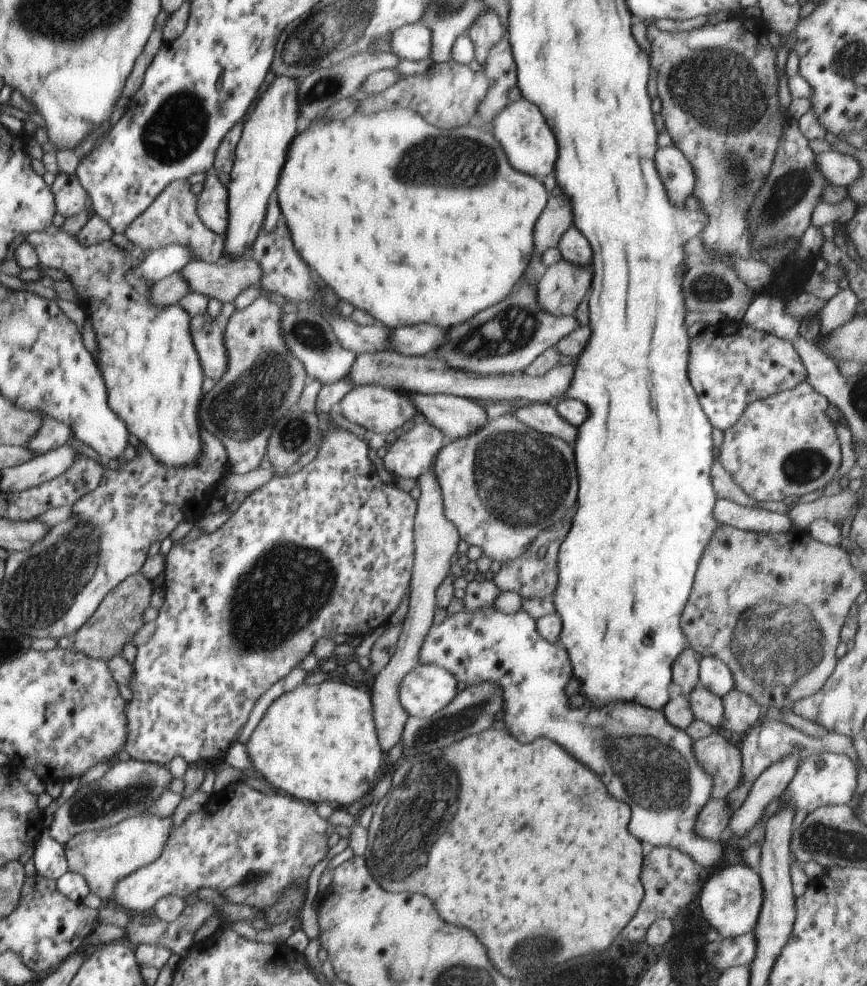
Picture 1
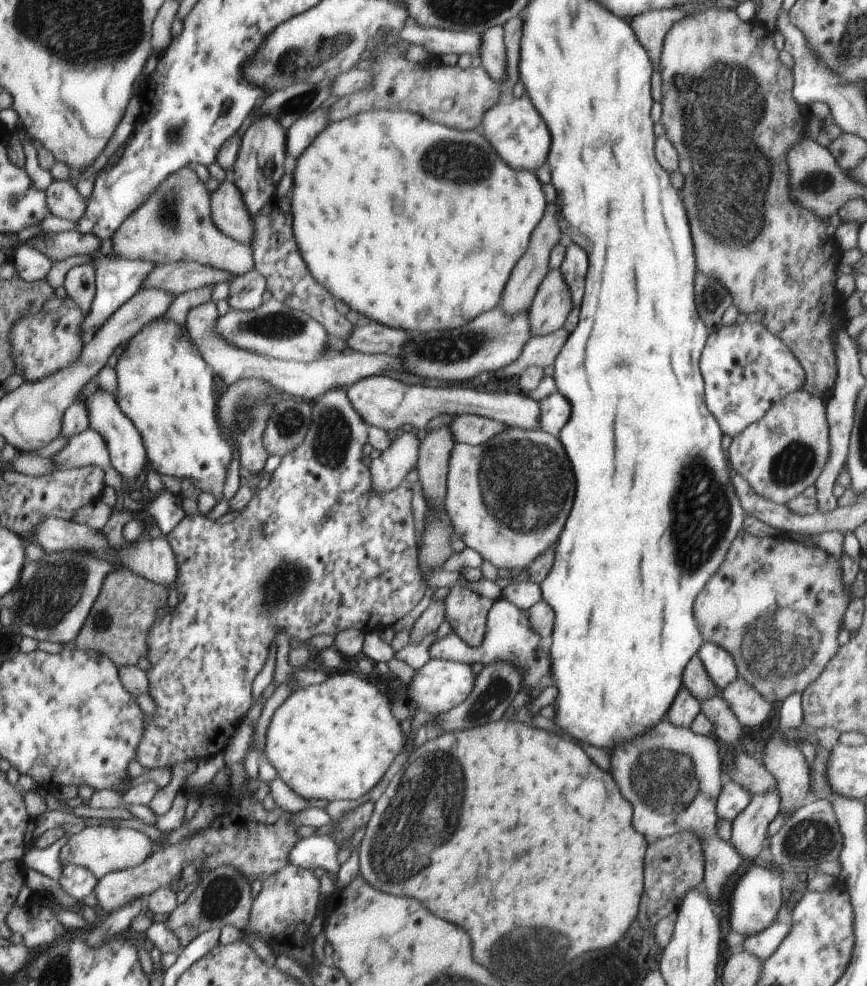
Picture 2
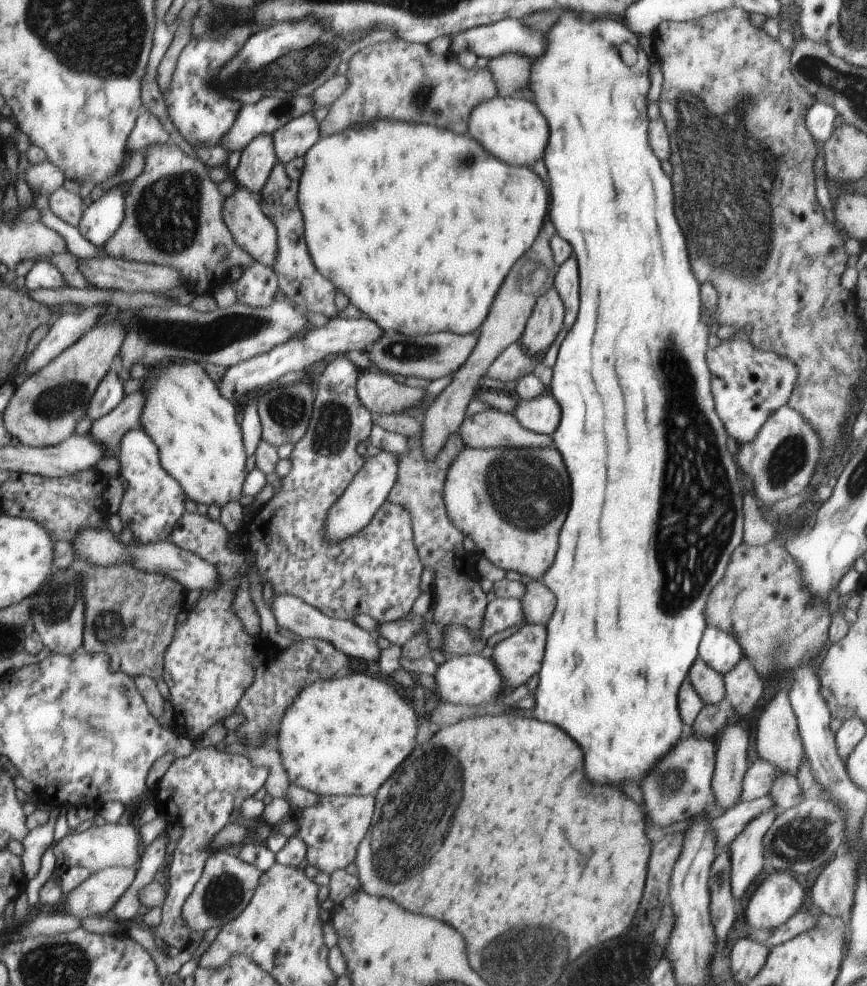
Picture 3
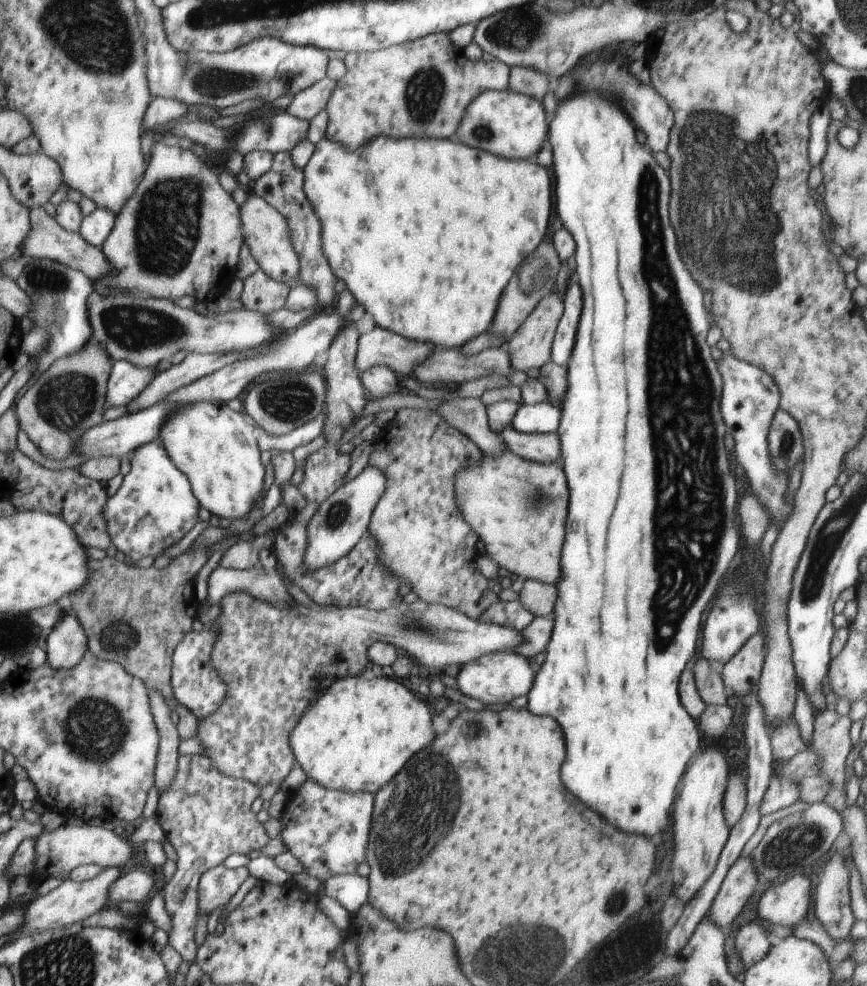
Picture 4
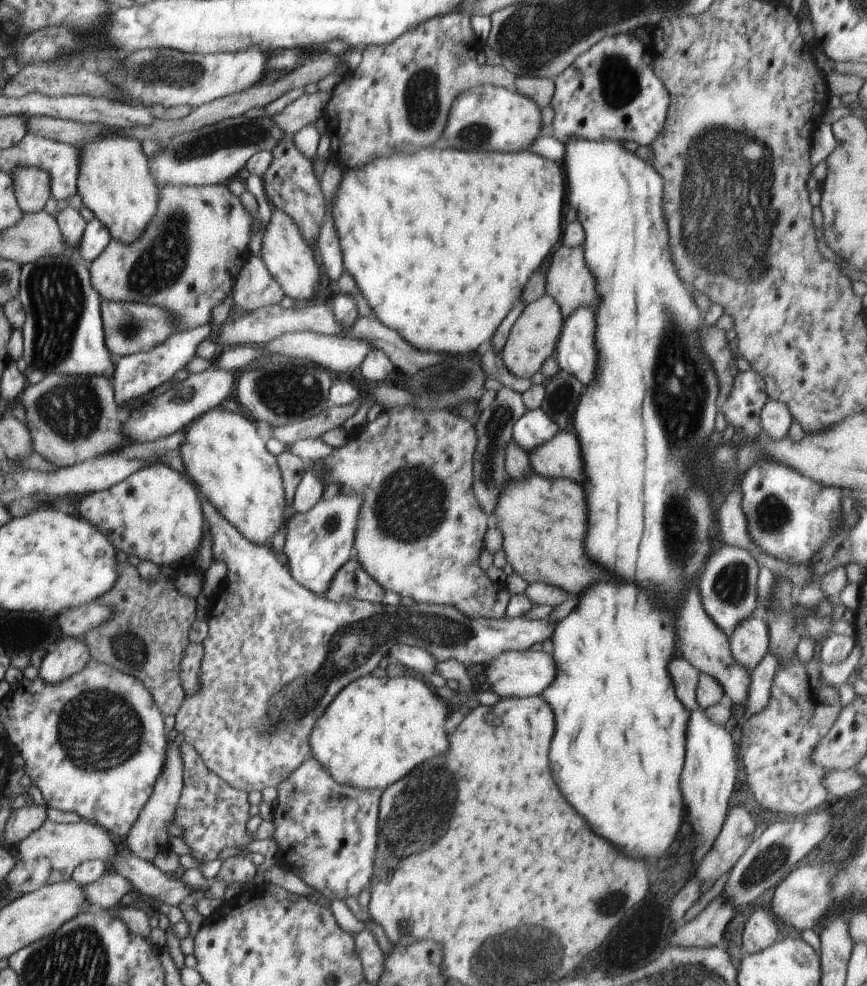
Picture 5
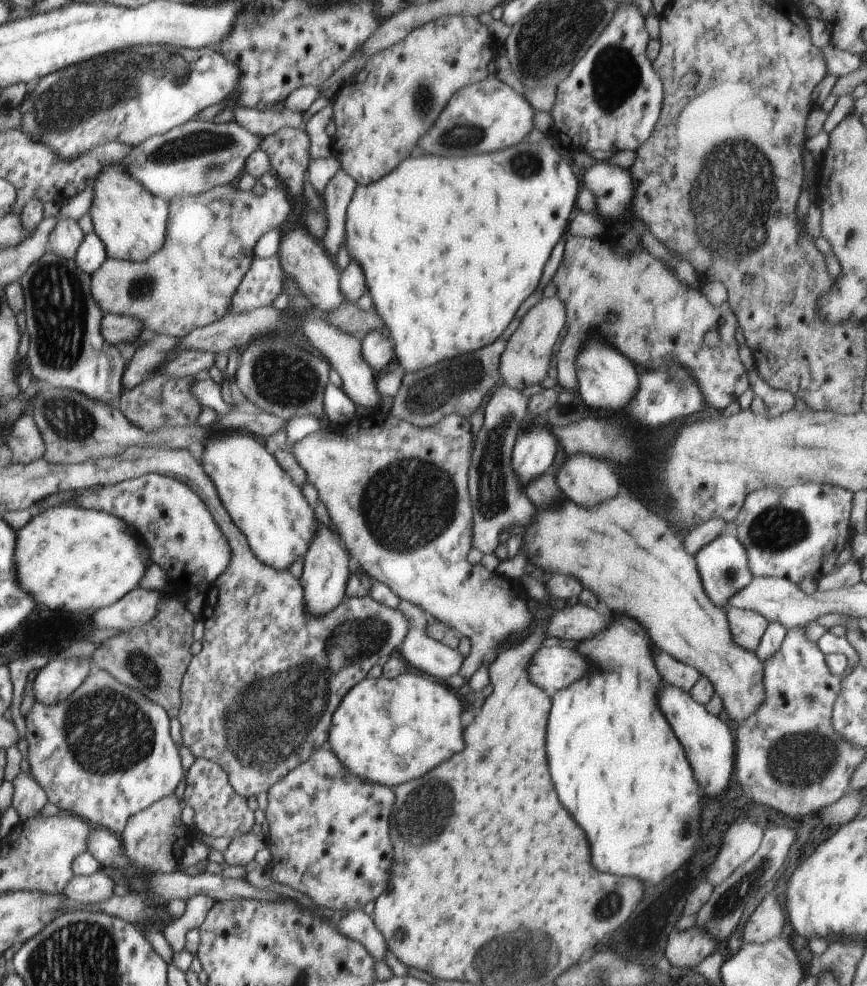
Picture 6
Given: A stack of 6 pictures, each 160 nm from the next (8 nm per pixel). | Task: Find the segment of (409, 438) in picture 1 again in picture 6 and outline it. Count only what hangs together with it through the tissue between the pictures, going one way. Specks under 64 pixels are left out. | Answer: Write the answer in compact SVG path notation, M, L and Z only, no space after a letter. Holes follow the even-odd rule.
M318 523L313 539L303 557L303 572L298 581L301 583L305 596L307 613L319 617L334 610L346 596L345 588L350 576L348 571L350 554L335 528L332 530L328 525Z

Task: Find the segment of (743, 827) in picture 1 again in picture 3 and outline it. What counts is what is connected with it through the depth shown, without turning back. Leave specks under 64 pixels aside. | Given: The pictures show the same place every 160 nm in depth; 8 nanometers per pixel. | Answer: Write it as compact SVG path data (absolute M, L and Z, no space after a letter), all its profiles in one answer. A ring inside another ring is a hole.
M775 808L756 816L728 847L731 856L730 890L737 903L764 868L762 840L776 816Z

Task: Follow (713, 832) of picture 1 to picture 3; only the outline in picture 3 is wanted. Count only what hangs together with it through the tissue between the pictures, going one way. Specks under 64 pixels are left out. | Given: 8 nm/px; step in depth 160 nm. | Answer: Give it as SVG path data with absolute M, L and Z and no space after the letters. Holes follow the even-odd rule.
M758 758L744 776L742 792L740 792L740 802L749 802L768 795L774 780L780 774L786 776L788 772L782 772L774 764L766 762L764 758Z

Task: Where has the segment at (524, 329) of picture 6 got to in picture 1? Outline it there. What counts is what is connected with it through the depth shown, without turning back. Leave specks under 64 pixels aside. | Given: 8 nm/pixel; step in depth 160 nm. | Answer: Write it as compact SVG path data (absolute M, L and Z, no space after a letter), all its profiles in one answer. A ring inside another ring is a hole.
M560 259L551 264L537 285L539 305L556 316L574 315L590 290L592 268Z

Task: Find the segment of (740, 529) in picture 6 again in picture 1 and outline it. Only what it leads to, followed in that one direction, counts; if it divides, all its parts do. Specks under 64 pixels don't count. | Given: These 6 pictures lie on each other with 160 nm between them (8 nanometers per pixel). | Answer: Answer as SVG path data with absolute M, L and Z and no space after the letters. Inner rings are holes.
M743 322L710 325L690 341L688 376L710 424L723 432L736 422L746 406L806 381L807 370L792 342L756 330Z

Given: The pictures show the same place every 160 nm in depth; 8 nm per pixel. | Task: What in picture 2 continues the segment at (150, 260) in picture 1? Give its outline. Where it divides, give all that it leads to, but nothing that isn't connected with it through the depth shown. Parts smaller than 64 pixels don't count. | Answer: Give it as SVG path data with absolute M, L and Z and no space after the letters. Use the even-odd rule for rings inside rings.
M103 246L94 254L95 264L95 287L96 292L89 308L89 313L84 316L81 324L81 336L87 339L115 313L129 298L132 298L140 289L143 288L145 278L149 275L155 266L152 261L147 260L108 260L108 247Z

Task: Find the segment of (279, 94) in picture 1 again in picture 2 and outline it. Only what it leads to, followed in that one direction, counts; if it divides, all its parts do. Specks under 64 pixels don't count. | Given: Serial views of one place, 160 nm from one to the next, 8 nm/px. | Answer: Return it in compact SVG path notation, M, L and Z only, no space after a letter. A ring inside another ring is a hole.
M262 115L253 120L241 138L241 146L230 173L233 183L239 188L244 204L252 218L274 198L277 184L284 174L284 158L287 155L287 131L273 116Z

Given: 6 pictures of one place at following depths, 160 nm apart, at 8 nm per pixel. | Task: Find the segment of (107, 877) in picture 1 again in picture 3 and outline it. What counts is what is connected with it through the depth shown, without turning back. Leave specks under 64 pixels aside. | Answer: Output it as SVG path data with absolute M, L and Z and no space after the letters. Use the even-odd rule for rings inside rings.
M106 823L92 825L83 833L69 833L54 848L55 866L61 873L70 867L84 867L91 873L97 873L106 867L132 867L139 860L138 846L140 836L138 828L129 824Z

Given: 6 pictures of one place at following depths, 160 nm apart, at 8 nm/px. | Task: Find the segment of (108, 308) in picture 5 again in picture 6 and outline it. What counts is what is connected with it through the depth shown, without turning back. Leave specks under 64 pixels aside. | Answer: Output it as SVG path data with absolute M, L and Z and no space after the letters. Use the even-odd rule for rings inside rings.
M104 313L101 333L111 345L136 344L147 333L145 324L135 316L122 313Z

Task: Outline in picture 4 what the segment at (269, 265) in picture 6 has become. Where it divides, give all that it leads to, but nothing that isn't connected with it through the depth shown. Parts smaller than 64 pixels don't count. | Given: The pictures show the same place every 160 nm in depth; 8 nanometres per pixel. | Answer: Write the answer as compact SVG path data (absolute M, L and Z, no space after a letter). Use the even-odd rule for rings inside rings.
M258 269L243 280L240 300L247 309L257 310L268 315L285 307L292 285L270 278Z

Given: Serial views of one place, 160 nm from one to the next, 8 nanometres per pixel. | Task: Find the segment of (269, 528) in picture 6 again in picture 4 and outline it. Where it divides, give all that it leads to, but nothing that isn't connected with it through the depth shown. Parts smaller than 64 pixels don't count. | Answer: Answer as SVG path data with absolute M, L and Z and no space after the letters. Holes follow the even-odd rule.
M202 401L176 407L162 423L158 440L174 466L188 477L200 506L233 521L249 517L254 502L263 502L265 497L258 434L256 424L244 412L235 412L226 403Z

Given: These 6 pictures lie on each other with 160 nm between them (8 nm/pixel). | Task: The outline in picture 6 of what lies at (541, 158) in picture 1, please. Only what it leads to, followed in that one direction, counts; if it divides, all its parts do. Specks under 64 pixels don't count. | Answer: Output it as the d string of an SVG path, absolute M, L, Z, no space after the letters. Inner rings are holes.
M490 75L482 82L474 83L458 90L446 105L446 110L434 124L434 128L420 140L420 146L428 154L436 156L468 156L501 151L524 140L524 137L534 128L535 108L525 99L524 95L517 93L511 86Z

